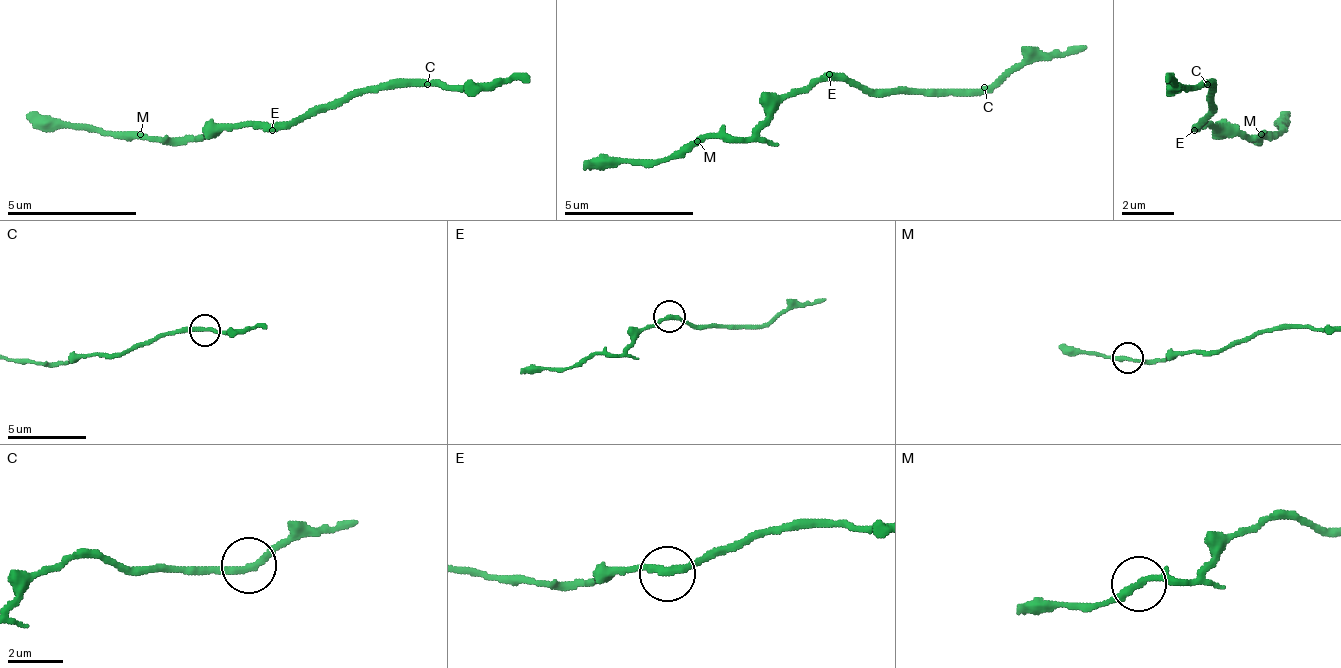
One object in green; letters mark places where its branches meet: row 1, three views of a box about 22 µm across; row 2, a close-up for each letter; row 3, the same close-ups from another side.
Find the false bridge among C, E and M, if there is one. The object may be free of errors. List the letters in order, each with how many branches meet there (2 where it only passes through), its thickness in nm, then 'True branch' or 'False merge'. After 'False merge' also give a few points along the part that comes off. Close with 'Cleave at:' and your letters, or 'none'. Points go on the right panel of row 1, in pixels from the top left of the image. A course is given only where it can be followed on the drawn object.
C: Branches: 2. Thickness 240 nm. True branch
E: Branches: 2. Thickness 240 nm. True branch
M: Branches: 2. Thickness 240 nm. True branch
Cleave at: none

